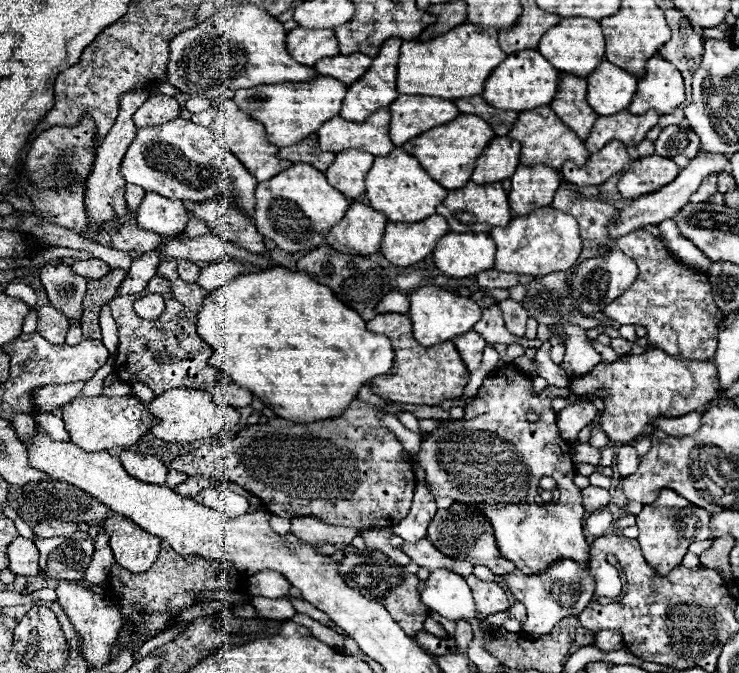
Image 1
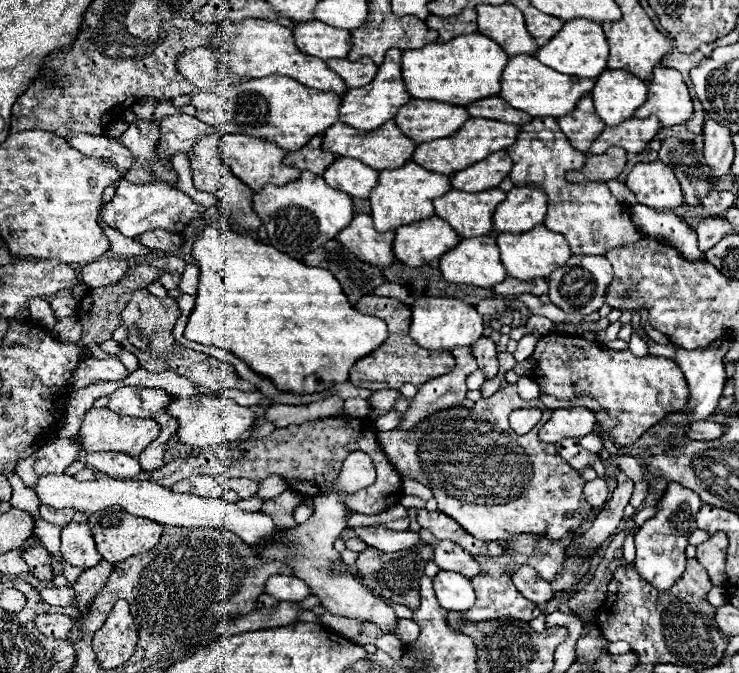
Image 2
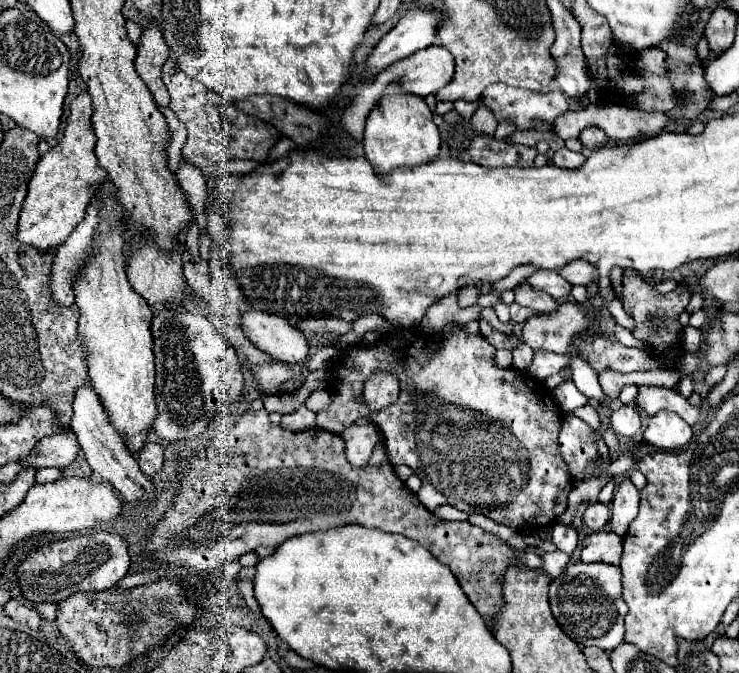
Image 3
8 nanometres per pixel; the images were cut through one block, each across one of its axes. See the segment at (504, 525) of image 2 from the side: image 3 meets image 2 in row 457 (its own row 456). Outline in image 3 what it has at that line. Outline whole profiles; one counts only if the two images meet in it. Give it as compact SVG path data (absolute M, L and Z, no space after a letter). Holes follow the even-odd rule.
M452 322L452 330L442 338L398 328L378 342L344 348L328 368L330 406L316 414L316 426L332 434L342 434L354 422L354 414L372 418L382 430L390 464L406 464L422 480L418 498L428 510L450 504L466 514L484 514L512 530L520 522L556 522L566 510L566 498L574 488L568 466L558 452L558 404L544 382L514 368L496 368L494 352L496 348L482 334L470 334L458 322ZM374 370L388 370L400 380L398 400L380 412L372 412L366 402L360 402L360 384Z

